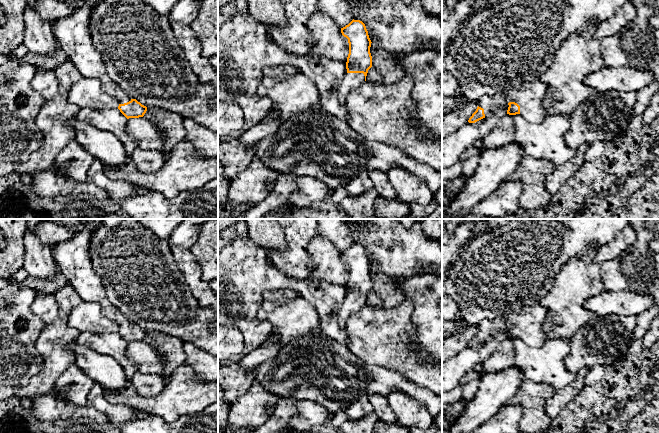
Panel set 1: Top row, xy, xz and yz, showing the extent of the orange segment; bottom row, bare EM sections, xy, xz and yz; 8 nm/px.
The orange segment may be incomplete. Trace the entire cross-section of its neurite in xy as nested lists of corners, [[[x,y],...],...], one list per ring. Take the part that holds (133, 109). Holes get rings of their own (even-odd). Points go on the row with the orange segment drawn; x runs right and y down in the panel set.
[[[58,0],[71,5],[74,11],[57,20],[53,33],[60,48],[65,52],[82,77],[98,79],[102,90],[119,102],[118,109],[127,118],[143,117],[147,107],[132,99],[106,72],[100,54],[94,49],[89,31],[90,14],[104,0]]]

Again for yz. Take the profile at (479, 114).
[[[536,79],[533,82],[523,84],[517,89],[507,93],[499,93],[494,96],[484,96],[478,103],[476,111],[469,118],[469,123],[475,123],[491,112],[508,104],[507,114],[520,114],[530,122],[541,122],[547,115],[543,107],[547,85]]]

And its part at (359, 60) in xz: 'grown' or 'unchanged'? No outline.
grown

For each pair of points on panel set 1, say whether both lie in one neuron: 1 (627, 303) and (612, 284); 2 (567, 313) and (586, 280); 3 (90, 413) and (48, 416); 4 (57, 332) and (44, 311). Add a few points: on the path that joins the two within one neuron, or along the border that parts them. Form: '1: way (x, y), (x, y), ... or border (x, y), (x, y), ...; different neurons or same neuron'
1: border (604, 289), (615, 290); different neurons
2: way (567, 305), (567, 299), (578, 288); same neuron
3: way (80, 413), (58, 412); same neuron
4: border (56, 299), (58, 316), (45, 325); different neurons

